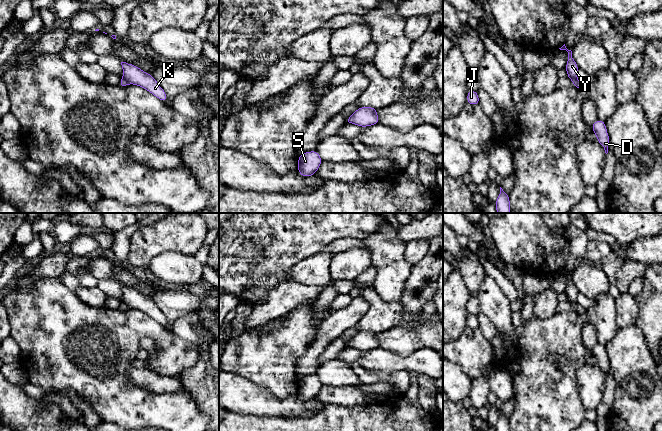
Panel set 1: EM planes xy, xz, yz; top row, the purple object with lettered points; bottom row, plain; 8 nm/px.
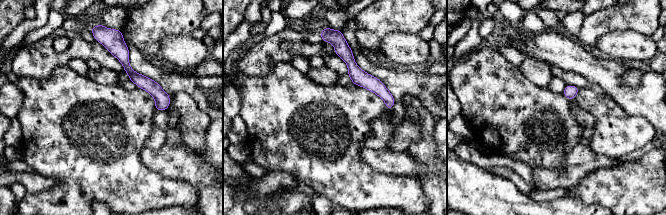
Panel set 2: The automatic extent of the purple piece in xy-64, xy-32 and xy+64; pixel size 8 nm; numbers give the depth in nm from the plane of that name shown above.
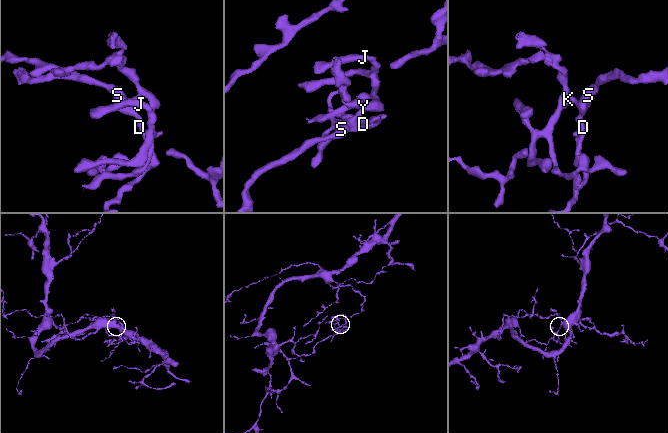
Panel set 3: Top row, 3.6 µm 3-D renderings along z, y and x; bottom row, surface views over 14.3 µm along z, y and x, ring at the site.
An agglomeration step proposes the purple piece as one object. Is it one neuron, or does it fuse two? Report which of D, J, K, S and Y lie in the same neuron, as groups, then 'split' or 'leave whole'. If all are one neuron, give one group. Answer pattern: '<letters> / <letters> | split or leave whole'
D S / J K Y | split

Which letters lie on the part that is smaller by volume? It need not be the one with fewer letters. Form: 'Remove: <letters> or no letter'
Remove: J, K, Y

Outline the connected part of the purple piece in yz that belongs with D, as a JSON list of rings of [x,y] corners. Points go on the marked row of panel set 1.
[[[596,120],[592,124],[592,132],[597,135],[597,141],[600,145],[604,148],[605,153],[608,153],[608,148],[610,146],[610,139],[608,136],[608,132],[606,130],[606,123],[605,121]]]

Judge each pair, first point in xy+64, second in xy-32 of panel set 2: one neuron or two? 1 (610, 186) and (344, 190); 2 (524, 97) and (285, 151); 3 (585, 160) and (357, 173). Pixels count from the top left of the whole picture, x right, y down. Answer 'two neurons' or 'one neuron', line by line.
1: one neuron
2: one neuron
3: two neurons

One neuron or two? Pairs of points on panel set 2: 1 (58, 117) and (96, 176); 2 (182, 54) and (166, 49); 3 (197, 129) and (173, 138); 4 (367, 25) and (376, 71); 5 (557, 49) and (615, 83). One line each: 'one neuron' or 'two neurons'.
1: one neuron
2: one neuron
3: two neurons
4: two neurons
5: one neuron

